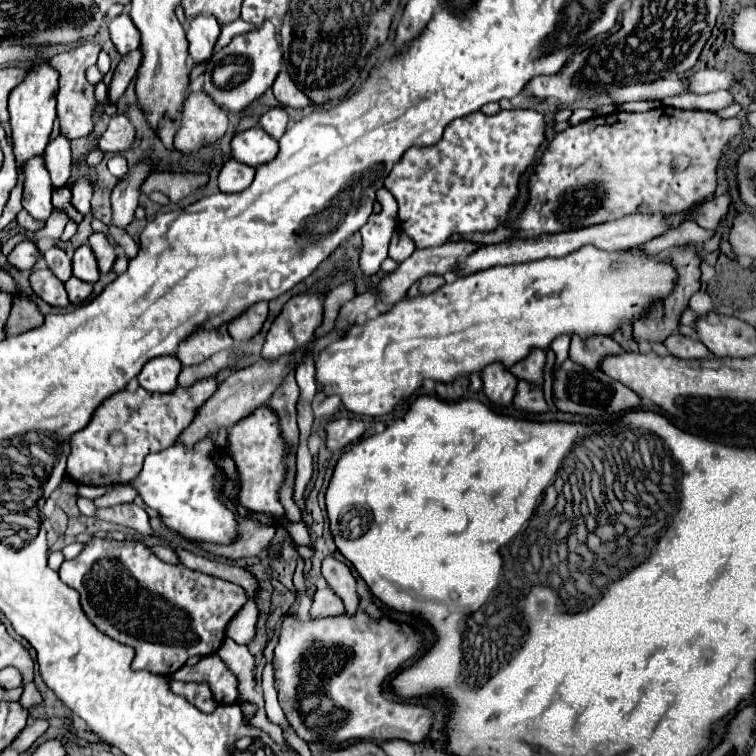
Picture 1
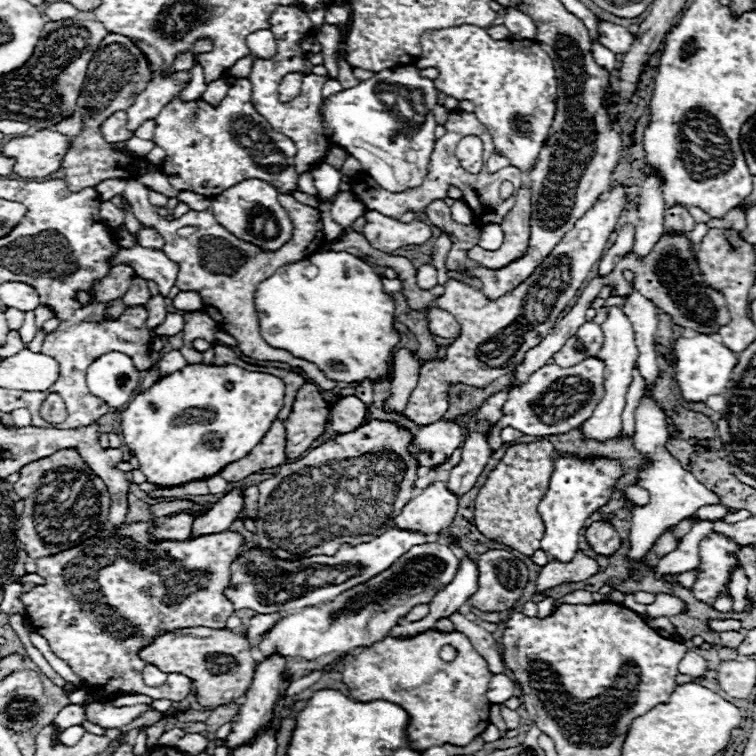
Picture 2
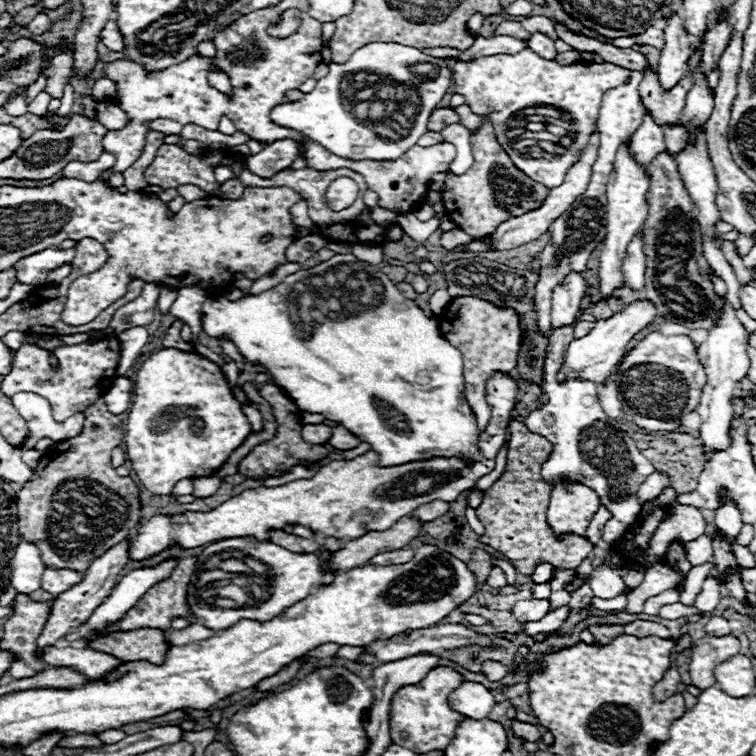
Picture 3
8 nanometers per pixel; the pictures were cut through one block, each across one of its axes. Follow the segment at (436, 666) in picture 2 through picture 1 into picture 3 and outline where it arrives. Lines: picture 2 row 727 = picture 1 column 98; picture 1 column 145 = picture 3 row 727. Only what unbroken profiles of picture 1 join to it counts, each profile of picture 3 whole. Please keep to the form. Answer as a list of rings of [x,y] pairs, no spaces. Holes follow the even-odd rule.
[[[438,666],[432,668],[424,680],[412,686],[400,688],[392,702],[390,702],[390,738],[394,744],[404,746],[416,754],[426,754],[430,750],[444,750],[456,736],[458,724],[466,718],[464,714],[456,712],[448,704],[450,692],[454,692],[464,678],[452,666]]]

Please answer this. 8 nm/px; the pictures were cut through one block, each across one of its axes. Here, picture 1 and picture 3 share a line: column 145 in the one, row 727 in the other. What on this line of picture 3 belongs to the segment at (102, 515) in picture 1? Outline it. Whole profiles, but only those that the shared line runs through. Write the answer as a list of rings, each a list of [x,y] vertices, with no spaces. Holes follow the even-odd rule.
[[[512,720],[512,732],[516,738],[520,740],[526,740],[526,742],[538,742],[540,740],[540,732],[534,724],[528,724],[528,722],[520,722],[520,720]]]

